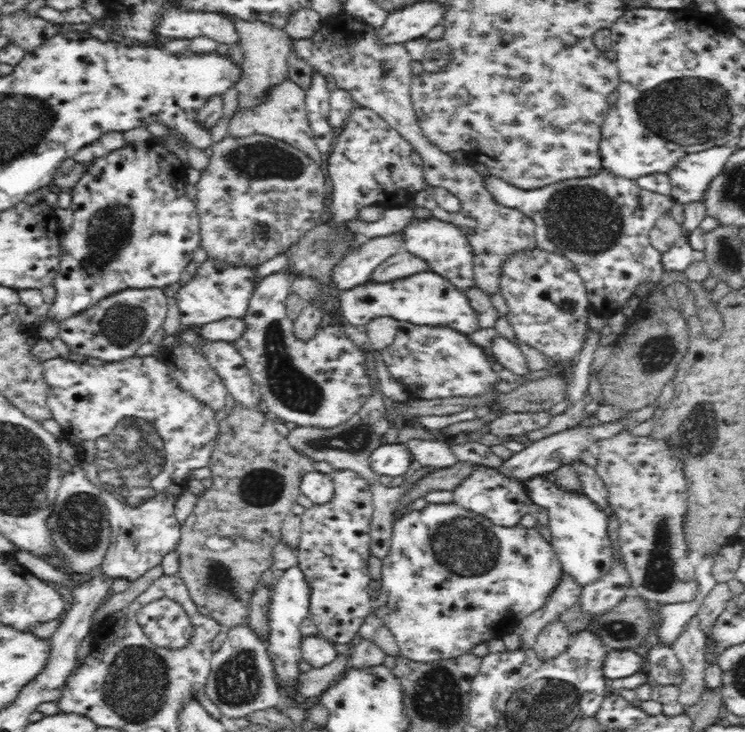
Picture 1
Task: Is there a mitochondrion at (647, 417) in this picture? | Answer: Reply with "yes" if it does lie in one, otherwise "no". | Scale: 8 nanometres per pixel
no

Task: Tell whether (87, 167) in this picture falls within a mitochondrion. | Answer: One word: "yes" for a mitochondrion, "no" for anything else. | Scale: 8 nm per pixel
no

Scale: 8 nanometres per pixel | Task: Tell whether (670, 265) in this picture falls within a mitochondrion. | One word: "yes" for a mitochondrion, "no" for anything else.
no

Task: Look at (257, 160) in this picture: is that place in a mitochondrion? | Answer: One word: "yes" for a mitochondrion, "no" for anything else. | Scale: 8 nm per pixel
yes

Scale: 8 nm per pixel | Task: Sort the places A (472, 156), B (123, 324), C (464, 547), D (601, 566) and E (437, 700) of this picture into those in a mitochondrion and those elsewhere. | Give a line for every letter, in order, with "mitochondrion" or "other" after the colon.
A: other
B: mitochondrion
C: mitochondrion
D: other
E: mitochondrion

